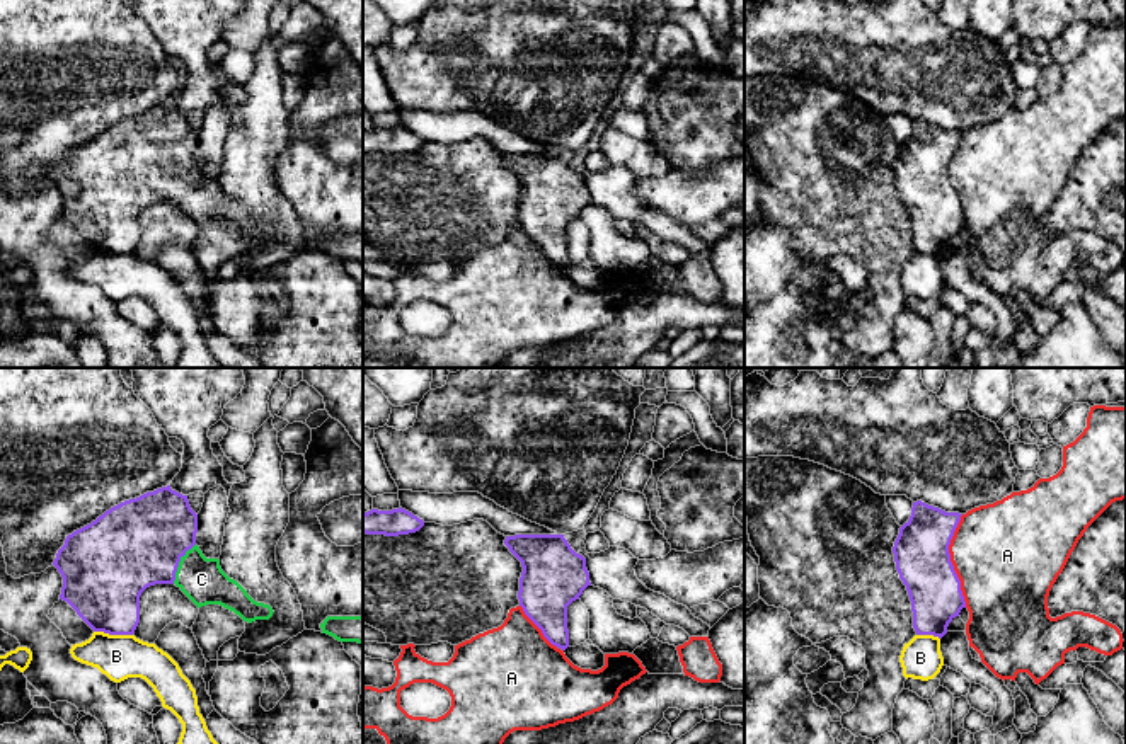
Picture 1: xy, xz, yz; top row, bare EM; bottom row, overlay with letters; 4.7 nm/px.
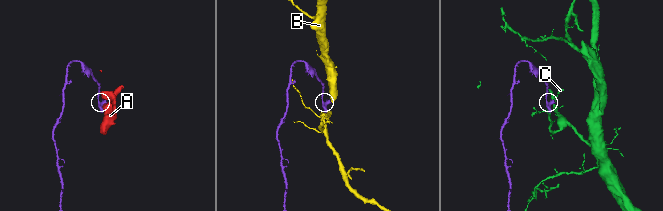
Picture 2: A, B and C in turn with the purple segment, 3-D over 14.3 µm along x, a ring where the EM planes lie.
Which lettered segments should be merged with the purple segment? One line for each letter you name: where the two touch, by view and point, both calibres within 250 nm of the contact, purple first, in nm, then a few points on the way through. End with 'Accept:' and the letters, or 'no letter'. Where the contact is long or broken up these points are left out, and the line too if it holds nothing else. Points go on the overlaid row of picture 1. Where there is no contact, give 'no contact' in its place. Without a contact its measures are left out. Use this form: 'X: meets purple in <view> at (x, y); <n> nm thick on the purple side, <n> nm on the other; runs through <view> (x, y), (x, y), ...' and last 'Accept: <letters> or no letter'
C: meets purple in xy at (178, 564); 420 nm thick on the purple side, 220 nm on the other; runs through xy (138, 543), (157, 545), (178, 564), (201, 579)
Accept: C

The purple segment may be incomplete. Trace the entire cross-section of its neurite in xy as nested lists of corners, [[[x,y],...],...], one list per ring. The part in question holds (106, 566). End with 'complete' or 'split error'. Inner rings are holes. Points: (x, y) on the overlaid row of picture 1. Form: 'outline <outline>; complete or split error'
outline [[[170,485],[124,501],[90,524],[66,536],[53,565],[63,577],[60,599],[94,630],[109,635],[133,635],[140,623],[140,596],[155,584],[175,584],[198,608],[220,604],[244,621],[269,620],[273,608],[254,601],[230,579],[218,558],[206,558],[196,545],[198,514],[187,495]]]; split error

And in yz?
outline [[[922,501],[913,502],[910,519],[899,528],[893,553],[899,579],[906,586],[916,635],[942,638],[949,623],[966,608],[961,581],[951,562],[949,545],[961,521],[959,512],[945,512]]]; complete

